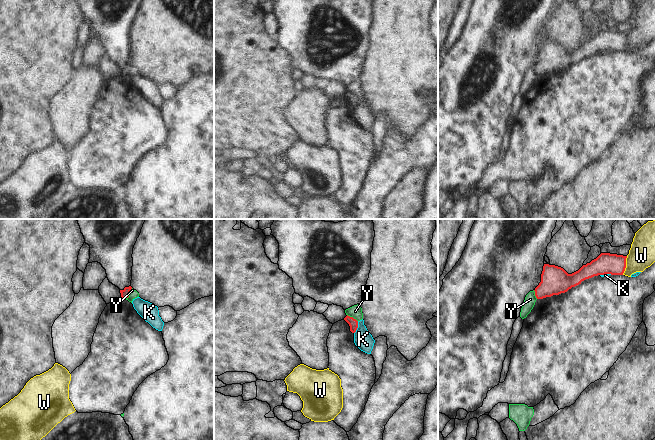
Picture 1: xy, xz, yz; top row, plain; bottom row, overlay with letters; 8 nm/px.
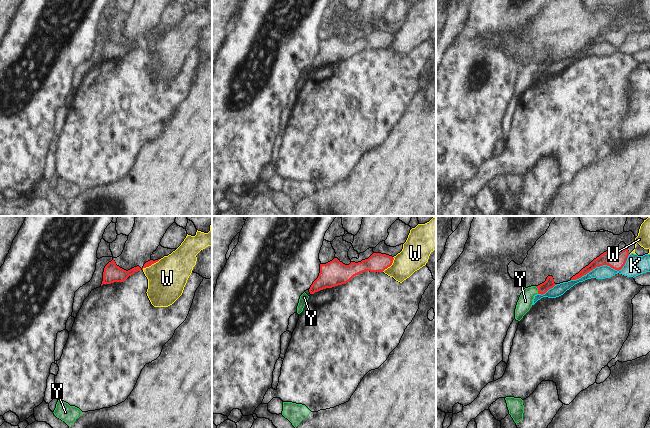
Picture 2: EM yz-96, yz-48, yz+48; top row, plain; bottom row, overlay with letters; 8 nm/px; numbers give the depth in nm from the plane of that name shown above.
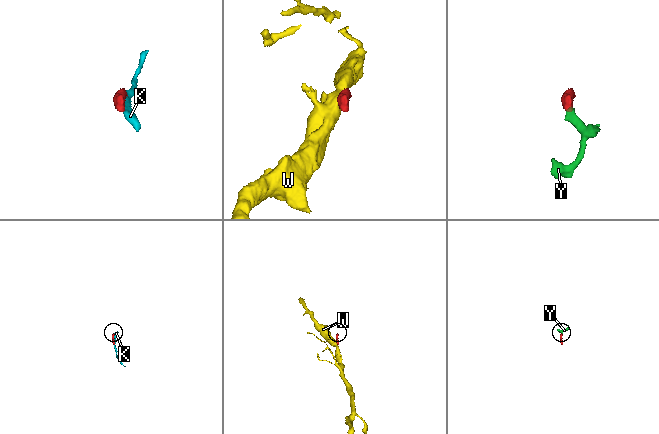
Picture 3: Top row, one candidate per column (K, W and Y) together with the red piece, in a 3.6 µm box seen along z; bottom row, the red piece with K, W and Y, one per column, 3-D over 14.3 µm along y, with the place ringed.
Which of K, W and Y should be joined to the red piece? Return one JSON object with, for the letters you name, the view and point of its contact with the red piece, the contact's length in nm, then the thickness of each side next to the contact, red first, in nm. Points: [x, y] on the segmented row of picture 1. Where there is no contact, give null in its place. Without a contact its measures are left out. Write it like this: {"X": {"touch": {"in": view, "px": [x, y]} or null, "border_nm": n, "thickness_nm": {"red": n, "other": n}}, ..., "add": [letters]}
{"Y": {"touch": {"in": "xy", "px": [129, 293]}, "border_nm": 110, "thickness_nm": {"red": 70, "other": 70}}, "add": ["Y"]}

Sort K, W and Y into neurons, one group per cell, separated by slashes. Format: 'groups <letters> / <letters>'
groups K / W / Y

